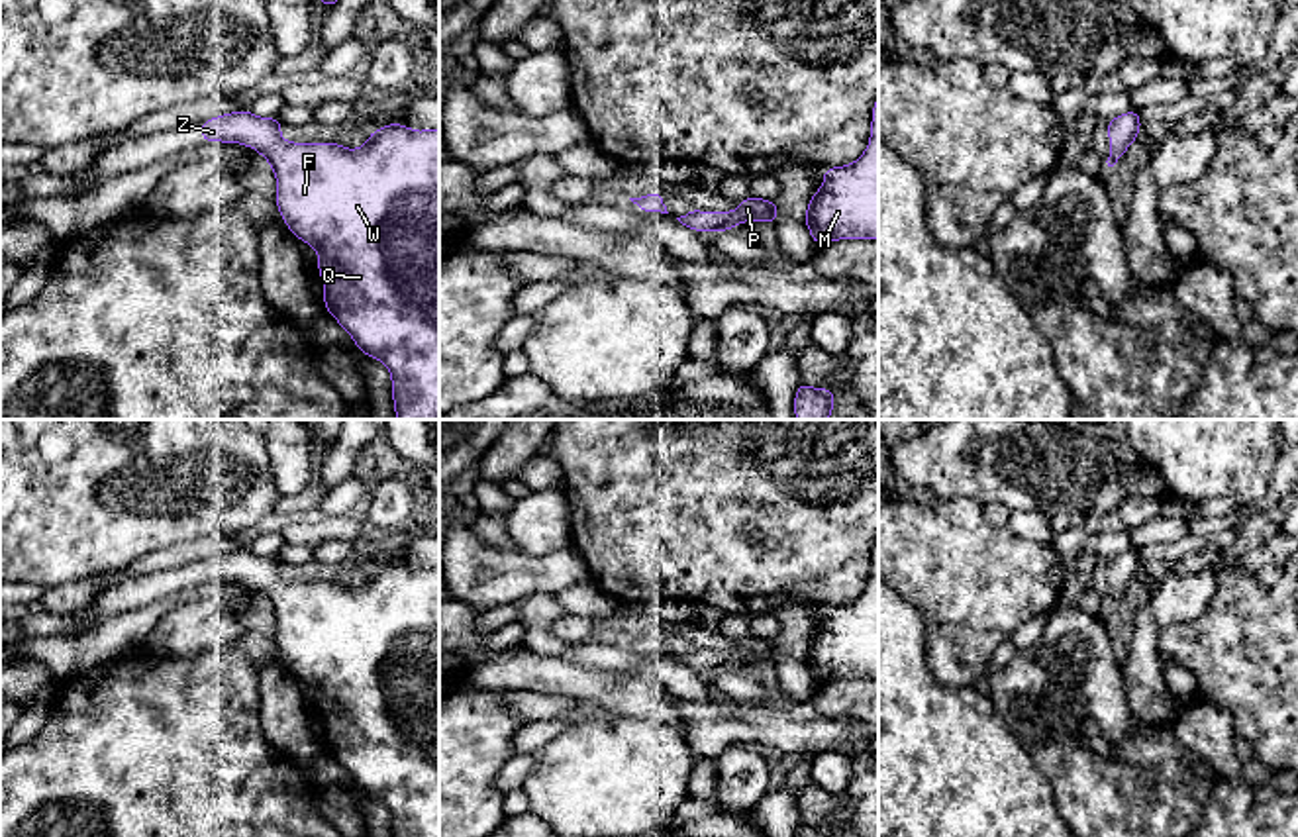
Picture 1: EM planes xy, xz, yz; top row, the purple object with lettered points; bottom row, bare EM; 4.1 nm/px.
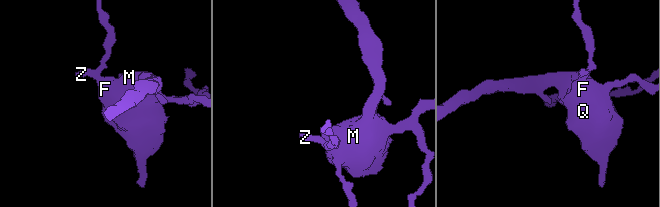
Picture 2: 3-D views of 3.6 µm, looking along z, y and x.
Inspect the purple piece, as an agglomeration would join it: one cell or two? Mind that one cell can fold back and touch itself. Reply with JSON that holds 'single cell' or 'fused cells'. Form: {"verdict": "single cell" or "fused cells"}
{"verdict": "single cell"}

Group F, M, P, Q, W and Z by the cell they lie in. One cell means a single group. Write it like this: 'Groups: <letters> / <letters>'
Groups: F M P Q W Z

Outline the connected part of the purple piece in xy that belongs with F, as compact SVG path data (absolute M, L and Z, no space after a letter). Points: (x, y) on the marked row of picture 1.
M249 110L229 112L200 122L204 143L241 143L265 157L276 176L276 210L292 235L312 245L318 253L318 271L324 282L324 306L351 335L353 343L371 359L382 361L392 376L396 419L439 419L439 129L416 131L400 123L386 123L371 131L359 149L335 143L292 143L280 137L280 118L259 118Z

